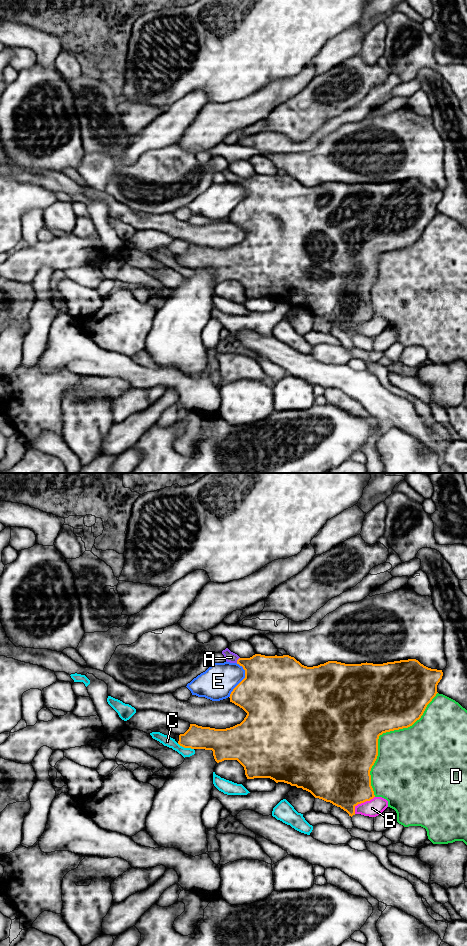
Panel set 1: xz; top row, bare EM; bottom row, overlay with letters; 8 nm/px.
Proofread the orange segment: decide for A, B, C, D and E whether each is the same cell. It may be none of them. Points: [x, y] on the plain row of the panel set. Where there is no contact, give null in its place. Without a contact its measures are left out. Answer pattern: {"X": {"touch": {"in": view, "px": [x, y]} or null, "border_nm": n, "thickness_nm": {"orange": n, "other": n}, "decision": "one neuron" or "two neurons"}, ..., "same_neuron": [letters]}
{"A": {"touch": {"in": "xz", "px": [237, 180]}, "border_nm": 50, "thickness_nm": {"orange": 320, "other": 90}, "decision": "one neuron"}, "B": {"touch": {"in": "xz", "px": [361, 322]}, "border_nm": 220, "thickness_nm": {"orange": 440, "other": 140}, "decision": "two neurons"}, "C": {"touch": {"in": "xz", "px": [185, 267]}, "border_nm": 140, "thickness_nm": {"orange": 190, "other": 80}, "decision": "two neurons"}, "D": {"touch": {"in": "xz", "px": [382, 253]}, "border_nm": 1000, "thickness_nm": {"orange": 500, "other": 420}, "decision": "two neurons"}, "E": {"touch": {"in": "xz", "px": [242, 200]}, "border_nm": 280, "thickness_nm": {"orange": 480, "other": 280}, "decision": "two neurons"}, "same_neuron": ["A"]}

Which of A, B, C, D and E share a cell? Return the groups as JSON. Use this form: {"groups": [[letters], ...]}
{"groups": [["A"], ["B"], ["C"], ["D"], ["E"]]}

